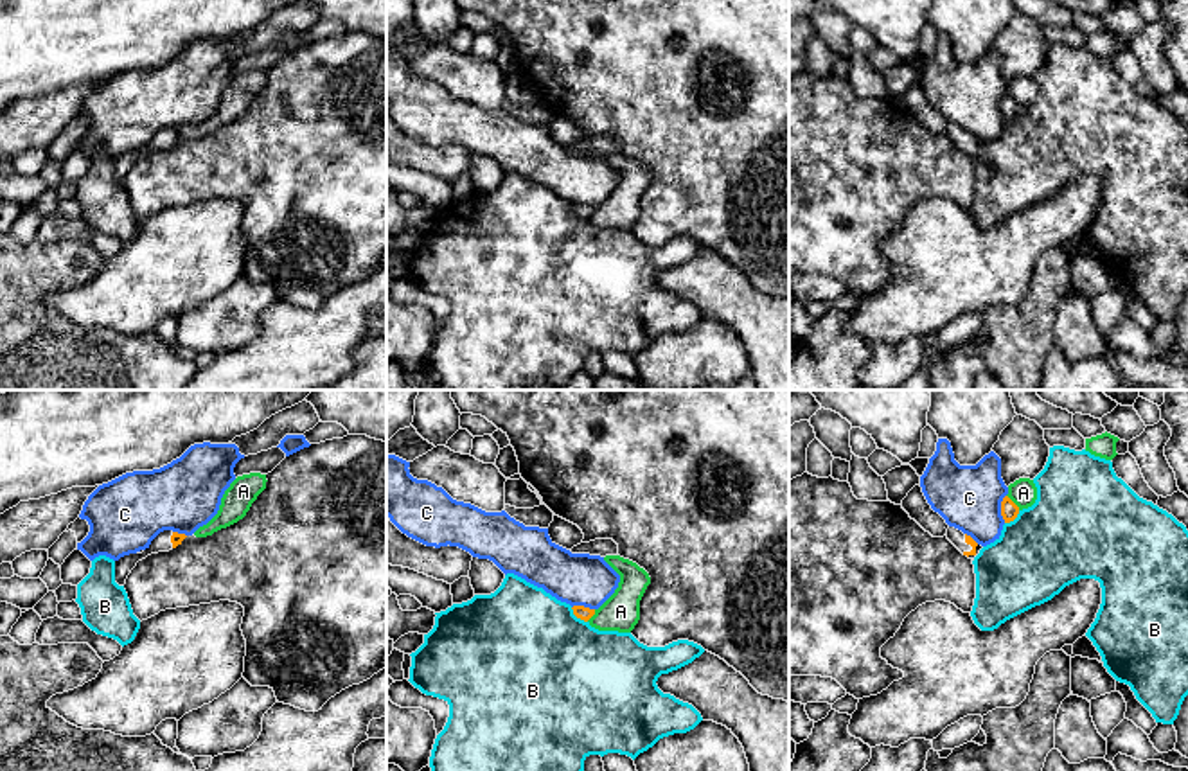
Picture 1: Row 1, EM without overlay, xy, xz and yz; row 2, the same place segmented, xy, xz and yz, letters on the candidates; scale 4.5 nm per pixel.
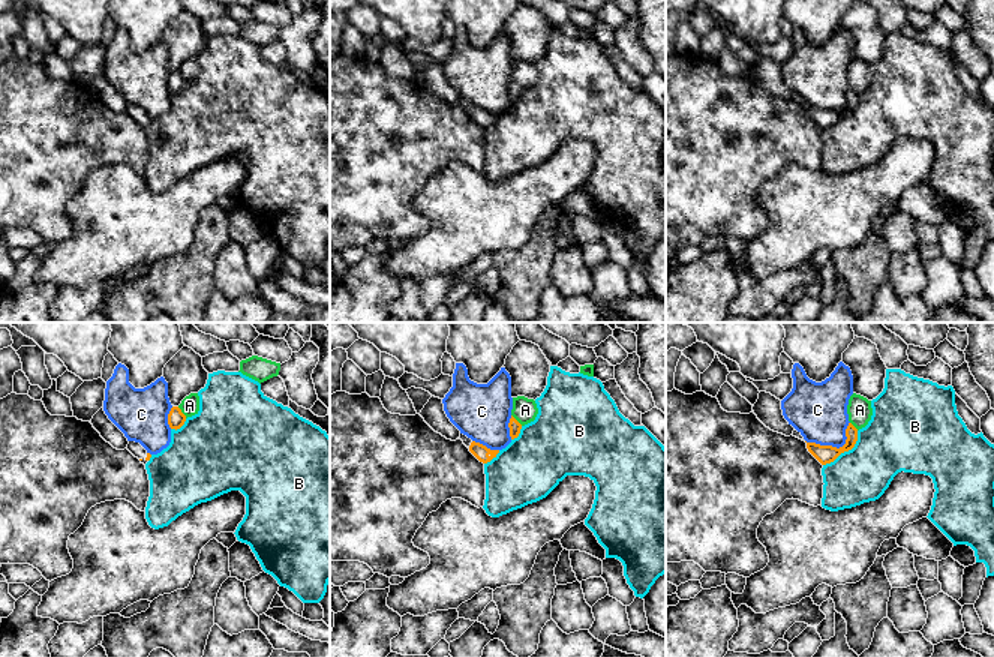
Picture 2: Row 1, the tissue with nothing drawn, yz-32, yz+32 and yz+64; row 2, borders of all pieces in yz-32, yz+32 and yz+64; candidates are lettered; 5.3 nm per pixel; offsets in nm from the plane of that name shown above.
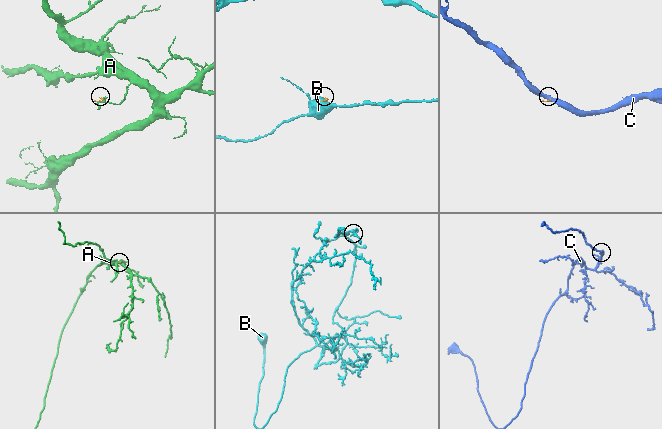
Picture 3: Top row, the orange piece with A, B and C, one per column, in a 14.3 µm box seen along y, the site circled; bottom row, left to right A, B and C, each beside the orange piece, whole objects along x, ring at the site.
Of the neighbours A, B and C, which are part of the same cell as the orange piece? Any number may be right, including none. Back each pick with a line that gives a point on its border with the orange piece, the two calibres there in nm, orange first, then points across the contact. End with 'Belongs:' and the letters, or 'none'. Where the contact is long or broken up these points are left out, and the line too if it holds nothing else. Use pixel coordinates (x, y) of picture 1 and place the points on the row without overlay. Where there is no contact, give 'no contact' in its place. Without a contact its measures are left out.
Belongs: none

